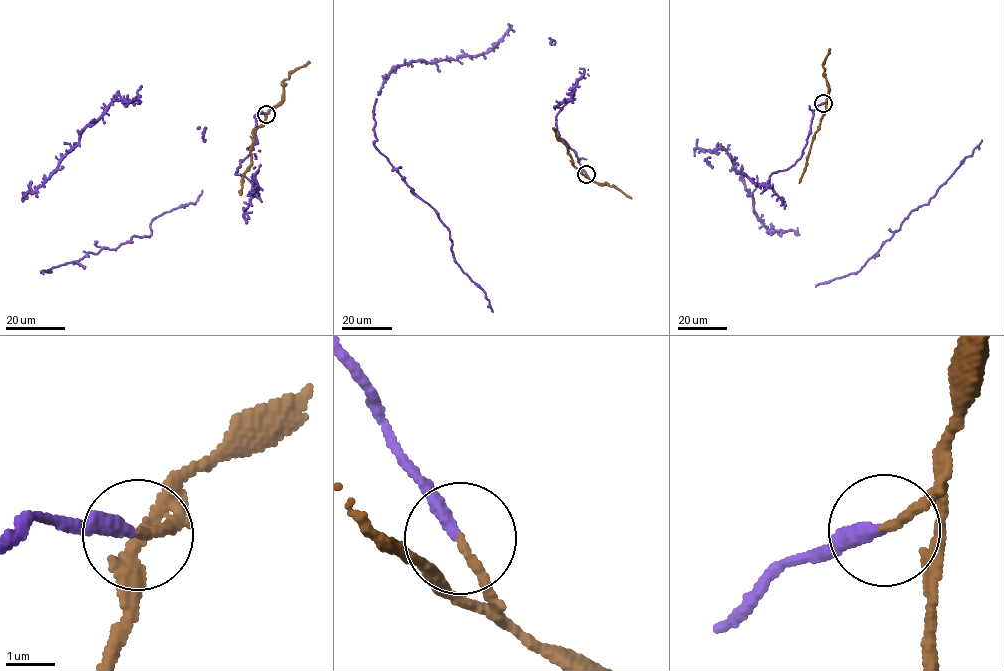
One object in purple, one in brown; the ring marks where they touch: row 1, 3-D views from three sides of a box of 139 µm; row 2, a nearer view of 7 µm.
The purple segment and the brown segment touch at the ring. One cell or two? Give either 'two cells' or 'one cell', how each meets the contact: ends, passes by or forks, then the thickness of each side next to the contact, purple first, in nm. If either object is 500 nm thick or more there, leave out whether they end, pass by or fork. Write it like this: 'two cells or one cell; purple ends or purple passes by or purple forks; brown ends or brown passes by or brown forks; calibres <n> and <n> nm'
two cells; purple ends; brown ends; calibres 280 and 170 nm

